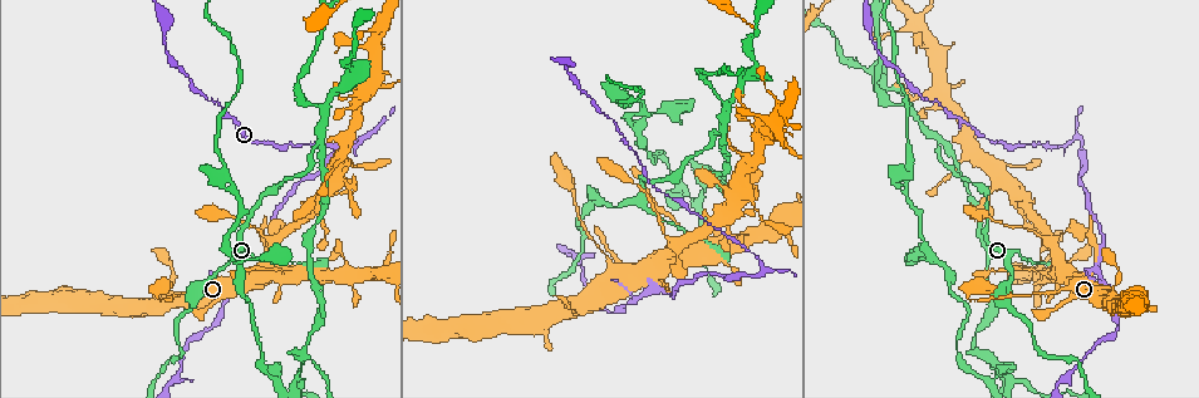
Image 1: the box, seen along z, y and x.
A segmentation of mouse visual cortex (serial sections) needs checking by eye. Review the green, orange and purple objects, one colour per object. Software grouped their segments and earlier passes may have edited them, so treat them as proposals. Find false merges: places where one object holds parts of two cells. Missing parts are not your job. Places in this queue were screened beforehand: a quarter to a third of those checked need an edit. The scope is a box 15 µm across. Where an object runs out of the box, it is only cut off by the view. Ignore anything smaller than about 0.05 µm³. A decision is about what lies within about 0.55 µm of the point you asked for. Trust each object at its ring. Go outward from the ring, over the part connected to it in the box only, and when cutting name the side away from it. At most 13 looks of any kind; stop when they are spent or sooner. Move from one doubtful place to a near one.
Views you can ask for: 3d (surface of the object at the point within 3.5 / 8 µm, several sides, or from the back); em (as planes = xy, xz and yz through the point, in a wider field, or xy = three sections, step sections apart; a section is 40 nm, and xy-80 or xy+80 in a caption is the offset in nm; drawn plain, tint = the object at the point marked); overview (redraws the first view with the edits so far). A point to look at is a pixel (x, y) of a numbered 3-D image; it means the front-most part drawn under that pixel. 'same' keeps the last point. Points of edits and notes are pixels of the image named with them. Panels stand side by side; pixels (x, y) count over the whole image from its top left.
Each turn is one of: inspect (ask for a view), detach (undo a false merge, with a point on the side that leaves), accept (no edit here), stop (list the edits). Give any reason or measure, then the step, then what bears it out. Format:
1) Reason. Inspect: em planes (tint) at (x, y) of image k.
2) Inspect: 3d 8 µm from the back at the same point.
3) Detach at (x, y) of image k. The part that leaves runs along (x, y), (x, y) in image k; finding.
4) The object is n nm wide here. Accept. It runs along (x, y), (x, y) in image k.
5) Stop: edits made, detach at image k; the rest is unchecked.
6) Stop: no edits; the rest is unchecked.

Calibre changes. Inspect: 3d 3.5 µm at (1062, 287) of image 1.

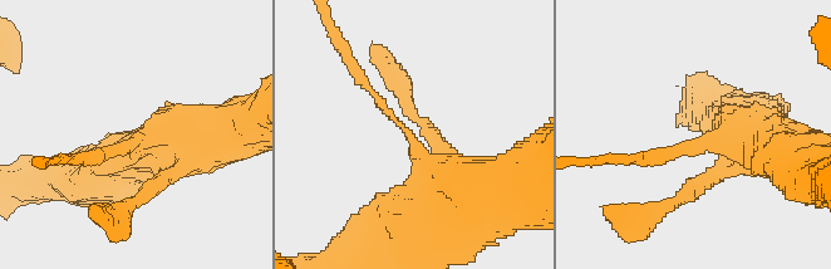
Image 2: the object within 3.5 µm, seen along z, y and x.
Accept. It runs along (432, 199), (428, 161), (348, 60) in image 2; continuous, no second cell.

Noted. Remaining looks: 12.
Four arms meet. Inspect: 3d 8 µm at (690, 247) of image 1.

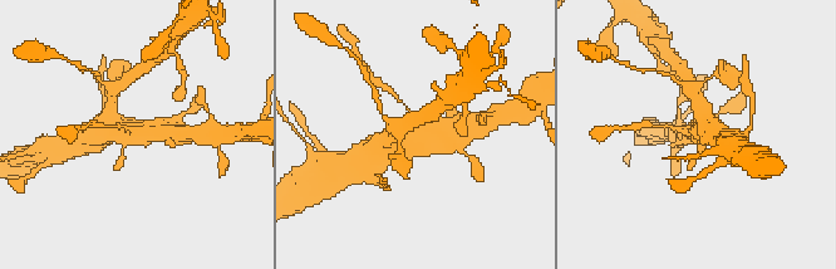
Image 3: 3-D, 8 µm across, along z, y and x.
Inspect: 3d 3.5 µm at (134, 130) of image 3.

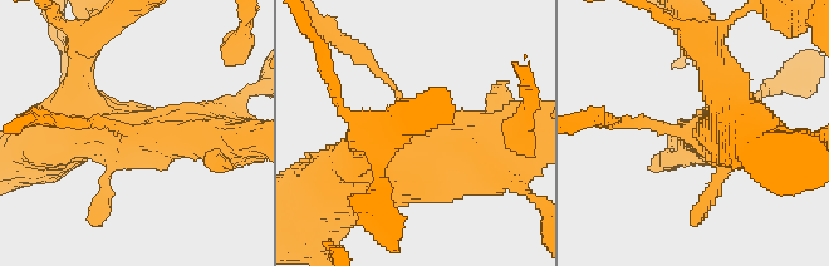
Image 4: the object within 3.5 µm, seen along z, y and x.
Inspect: em xy step 5 (tint) at (414, 137) of image 4.

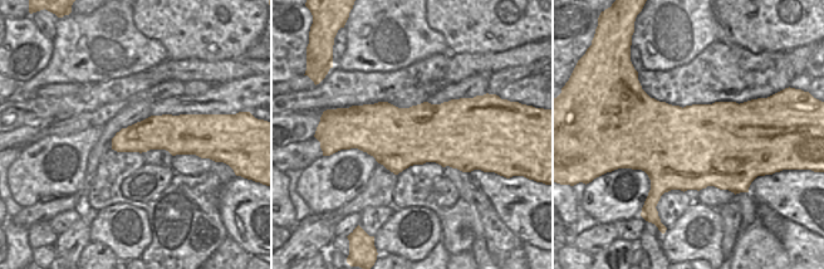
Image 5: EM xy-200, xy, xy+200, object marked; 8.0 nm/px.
Accept. It runs along (392, 166), (535, 143) in image 4; one cell here.

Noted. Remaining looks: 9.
Inspect: 3d 3.5 µm at (318, 144) of image 1.

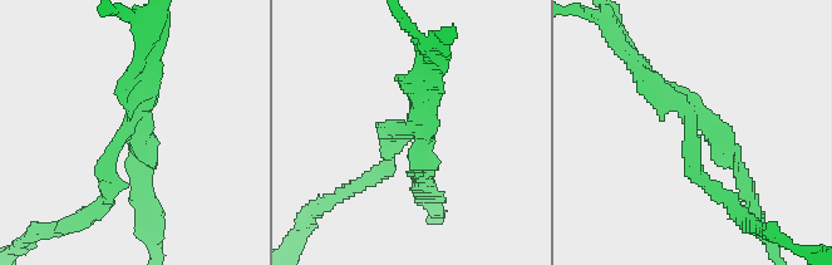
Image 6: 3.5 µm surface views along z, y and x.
Now the EM. Inspect: em xy step 1 (tint) at (690, 128) of image 6.

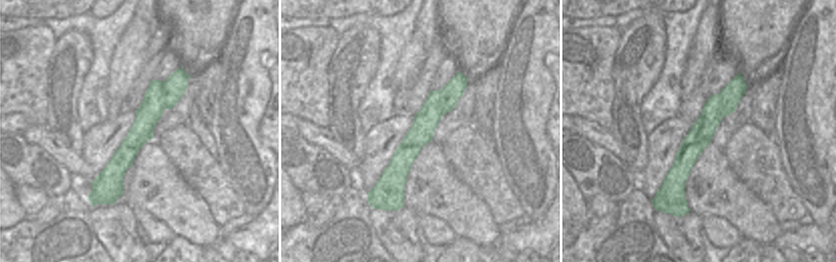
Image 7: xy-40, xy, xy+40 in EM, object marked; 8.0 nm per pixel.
The arms are 200, 200, 200 nm wide. Detach at (149, 163) of image 6. A border runs along (162, 82), (162, 102), (166, 108) in image 7; a second cell is stuck on.

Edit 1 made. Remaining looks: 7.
Inspect: 3d 3.5 µm at (942, 94) of image 1.

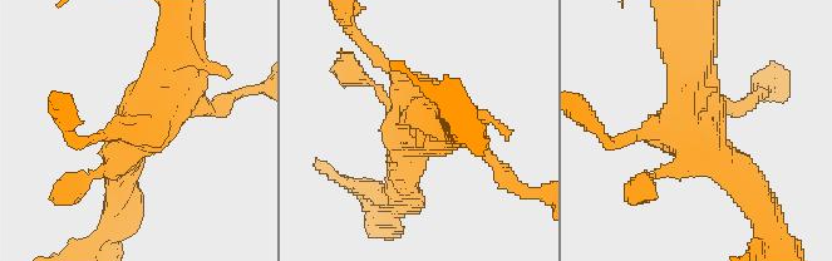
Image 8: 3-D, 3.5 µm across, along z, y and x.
Need the tissue. Inspect: em planes (tint) at (695, 129) of image 8.

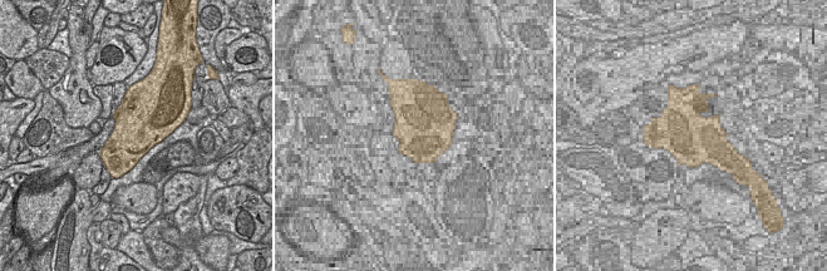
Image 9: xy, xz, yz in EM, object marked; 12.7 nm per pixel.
Accept. It runs along (748, 187), (693, 129), (690, 52) in image 8; all the same cell.

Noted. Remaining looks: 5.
Sudden change in width. Inspect: 3d 3.5 µm at (890, 106) of image 1.

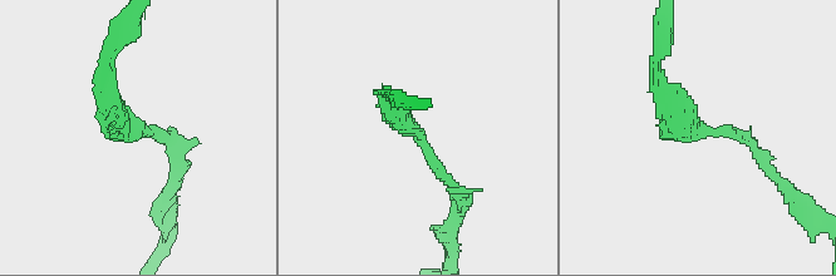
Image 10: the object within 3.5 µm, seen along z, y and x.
Need the tissue. Inspect: em xy step 2 (tint) at (695, 132) of image 10.

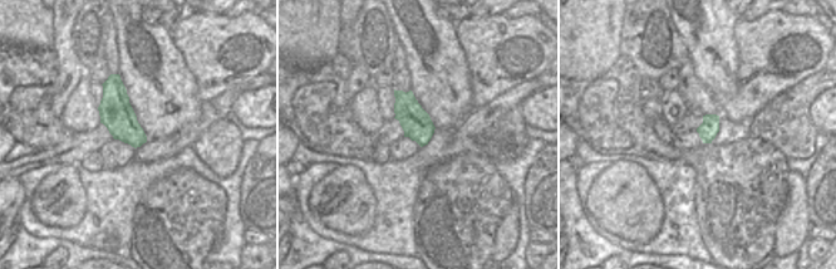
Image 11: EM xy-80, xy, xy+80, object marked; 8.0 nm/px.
The arms are 150, 200 nm wide. Accept. It runs along (757, 151), (731, 132), (693, 132), (657, 62) in image 10; all the same cell.

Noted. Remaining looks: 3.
Stop: edits made, detach at image 6; the rest is unchecked.

